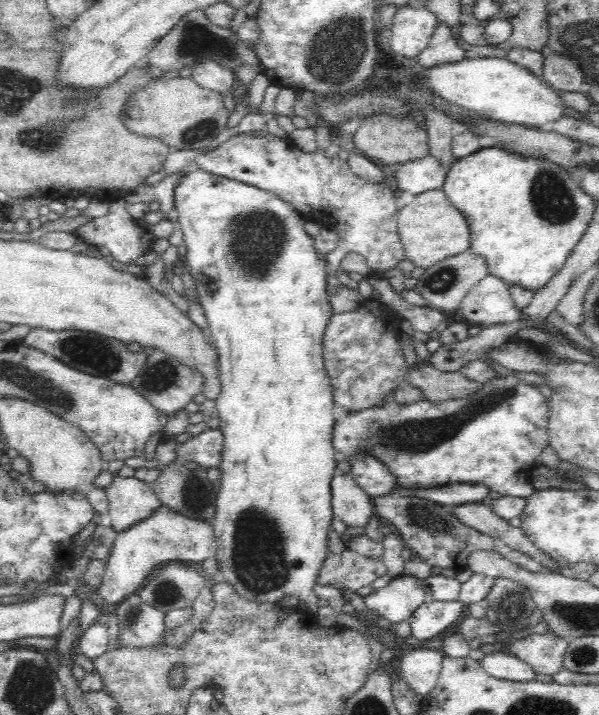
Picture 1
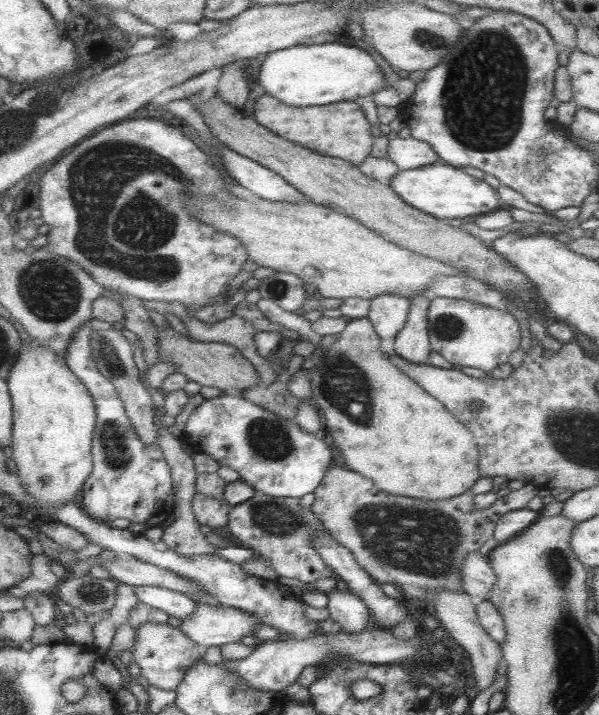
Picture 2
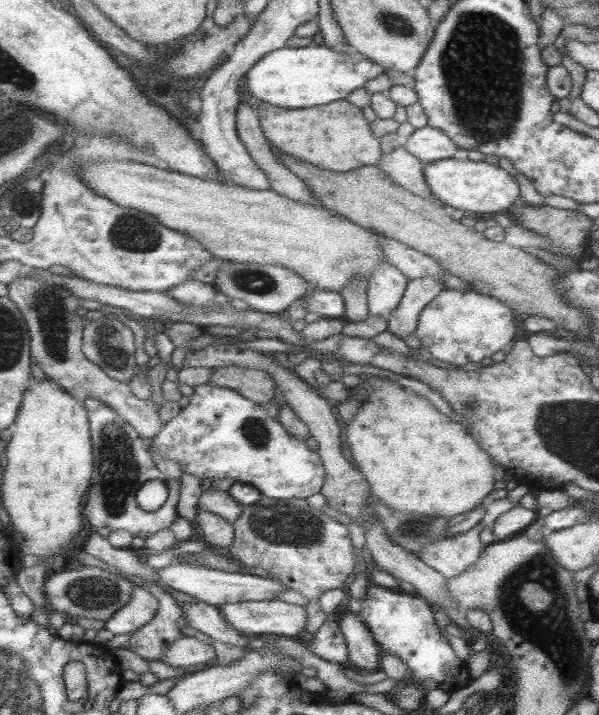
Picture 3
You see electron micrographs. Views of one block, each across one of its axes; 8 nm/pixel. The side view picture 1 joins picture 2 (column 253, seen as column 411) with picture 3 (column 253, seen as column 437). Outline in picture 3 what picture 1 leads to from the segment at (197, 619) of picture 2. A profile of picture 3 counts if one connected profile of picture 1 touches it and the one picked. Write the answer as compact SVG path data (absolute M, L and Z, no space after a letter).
M274 598L268 601L239 601L225 603L218 606L221 618L225 624L235 630L239 636L259 636L259 634L273 634L286 638L296 638L296 634L305 628L305 608L293 604L285 604Z

